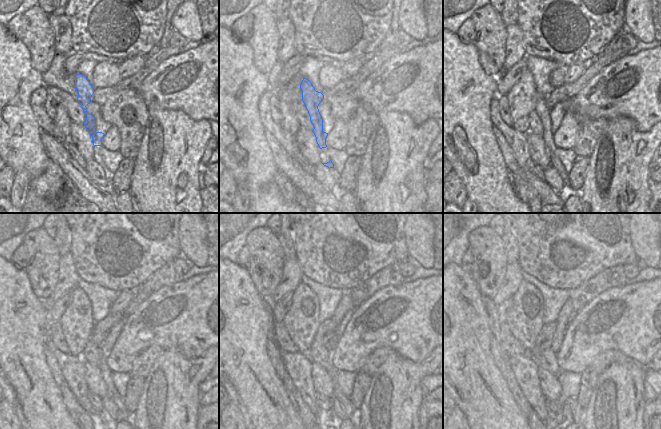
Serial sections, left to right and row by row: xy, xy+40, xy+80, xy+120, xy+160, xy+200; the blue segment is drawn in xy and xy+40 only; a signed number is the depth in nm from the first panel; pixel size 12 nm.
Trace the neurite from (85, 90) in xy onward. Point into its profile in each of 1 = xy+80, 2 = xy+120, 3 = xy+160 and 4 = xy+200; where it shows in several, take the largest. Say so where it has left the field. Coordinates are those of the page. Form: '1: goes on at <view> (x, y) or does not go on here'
1: goes on at xy+80 (541, 109)
2: goes on at xy+120 (105, 370)
3: goes on at xy+160 (351, 412)
4: goes on at xy+200 (577, 410)

